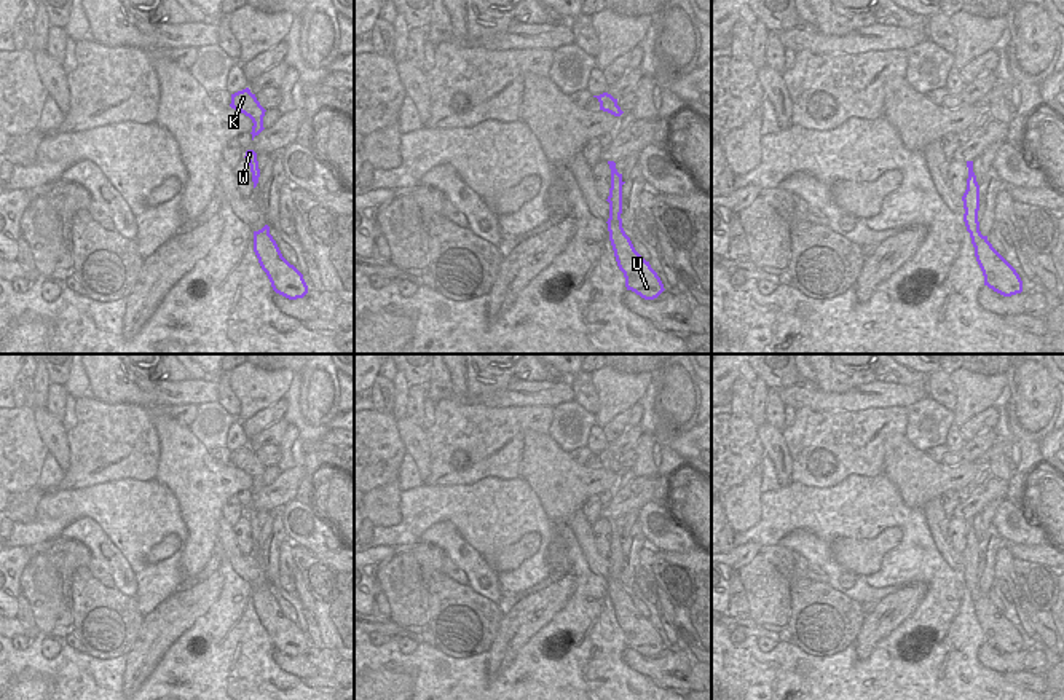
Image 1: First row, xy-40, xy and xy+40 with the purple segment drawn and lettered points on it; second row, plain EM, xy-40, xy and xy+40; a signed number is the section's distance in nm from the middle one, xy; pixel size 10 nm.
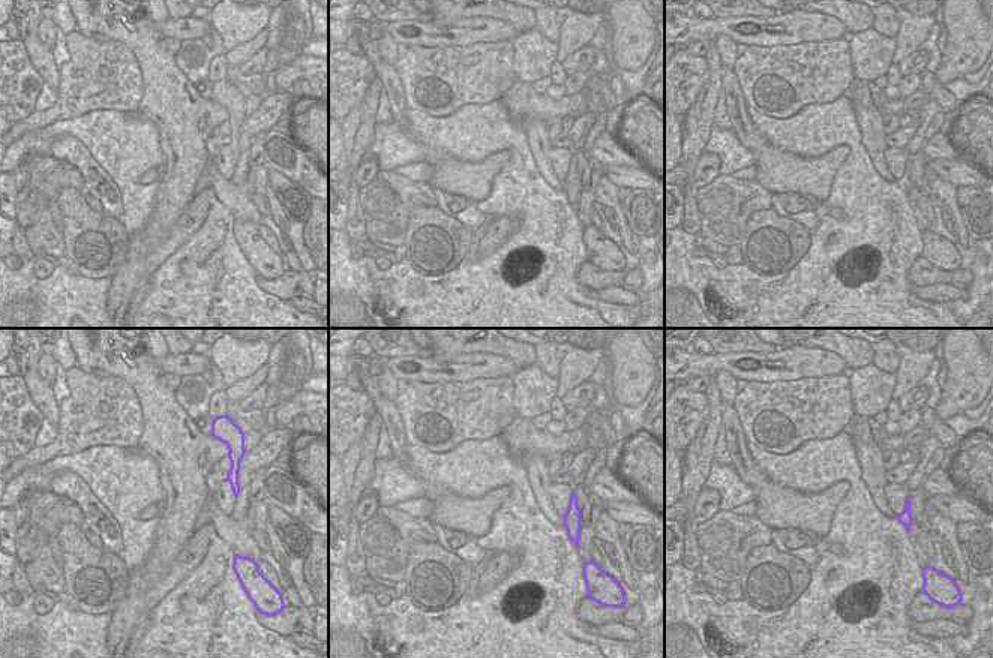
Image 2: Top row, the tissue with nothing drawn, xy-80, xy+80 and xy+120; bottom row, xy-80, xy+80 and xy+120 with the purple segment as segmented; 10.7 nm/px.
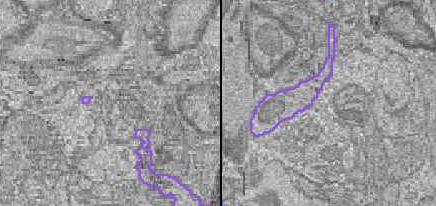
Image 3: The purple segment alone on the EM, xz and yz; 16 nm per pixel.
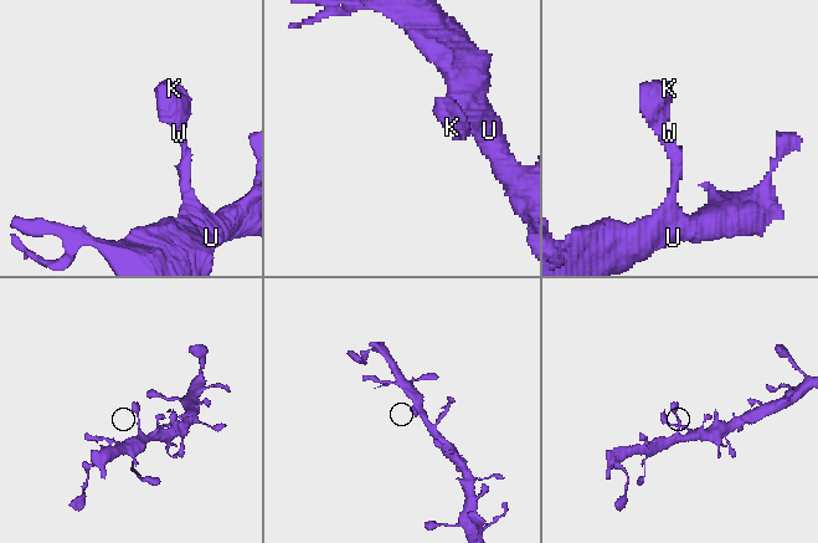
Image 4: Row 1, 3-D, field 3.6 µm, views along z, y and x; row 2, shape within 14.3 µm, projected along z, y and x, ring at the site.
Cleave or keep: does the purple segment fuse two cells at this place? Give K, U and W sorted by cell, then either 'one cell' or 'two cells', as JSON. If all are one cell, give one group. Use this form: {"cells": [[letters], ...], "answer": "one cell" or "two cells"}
{"cells": [["K", "U", "W"]], "answer": "one cell"}

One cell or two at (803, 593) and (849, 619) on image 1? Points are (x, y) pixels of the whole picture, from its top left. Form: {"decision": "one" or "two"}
{"decision": "one"}

